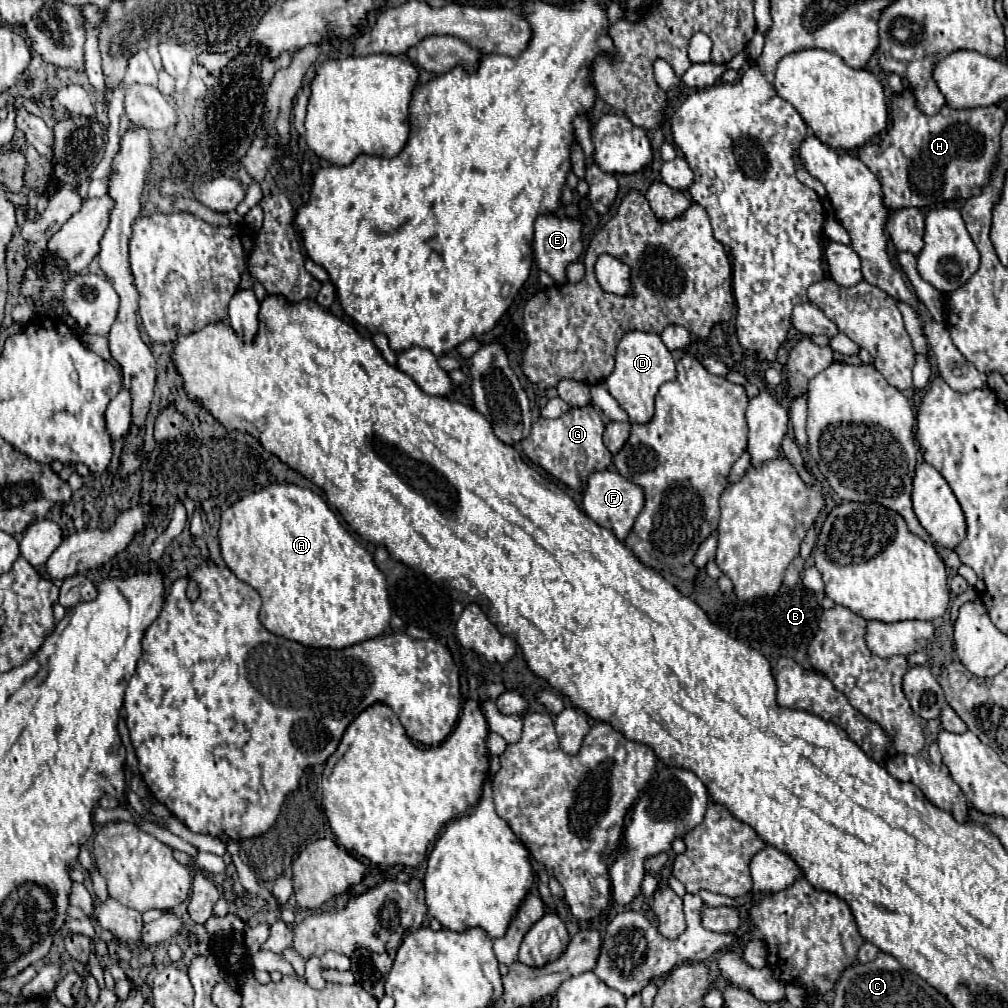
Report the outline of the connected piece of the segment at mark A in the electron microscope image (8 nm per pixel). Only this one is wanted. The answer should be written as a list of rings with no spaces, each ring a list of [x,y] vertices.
[[[270,484],[232,504],[222,514],[218,536],[226,566],[260,594],[260,622],[268,632],[312,648],[346,648],[380,636],[390,624],[392,609],[384,574],[368,550],[340,526],[328,504],[312,490]]]

